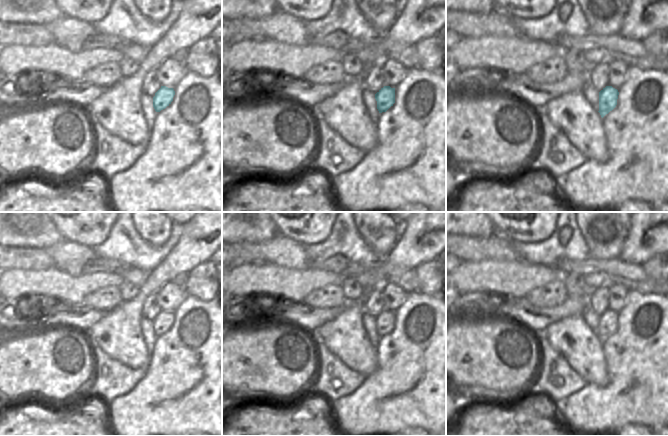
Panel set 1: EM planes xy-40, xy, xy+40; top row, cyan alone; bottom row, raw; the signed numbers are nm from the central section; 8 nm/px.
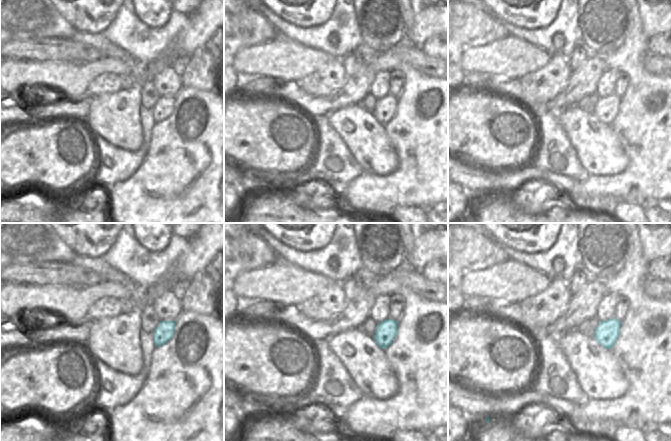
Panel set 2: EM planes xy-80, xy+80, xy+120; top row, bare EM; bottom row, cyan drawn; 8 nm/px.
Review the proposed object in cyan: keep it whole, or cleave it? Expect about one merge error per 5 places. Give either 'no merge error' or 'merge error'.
merge error

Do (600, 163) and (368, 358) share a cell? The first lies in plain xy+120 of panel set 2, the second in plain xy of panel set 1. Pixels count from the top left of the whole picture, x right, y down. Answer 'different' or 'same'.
same

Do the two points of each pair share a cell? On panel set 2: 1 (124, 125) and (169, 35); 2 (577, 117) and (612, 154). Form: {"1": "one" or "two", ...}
{"1": "two", "2": "one"}

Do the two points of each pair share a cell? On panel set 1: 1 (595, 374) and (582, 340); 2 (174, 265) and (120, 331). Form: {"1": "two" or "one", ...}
{"1": "one", "2": "one"}

